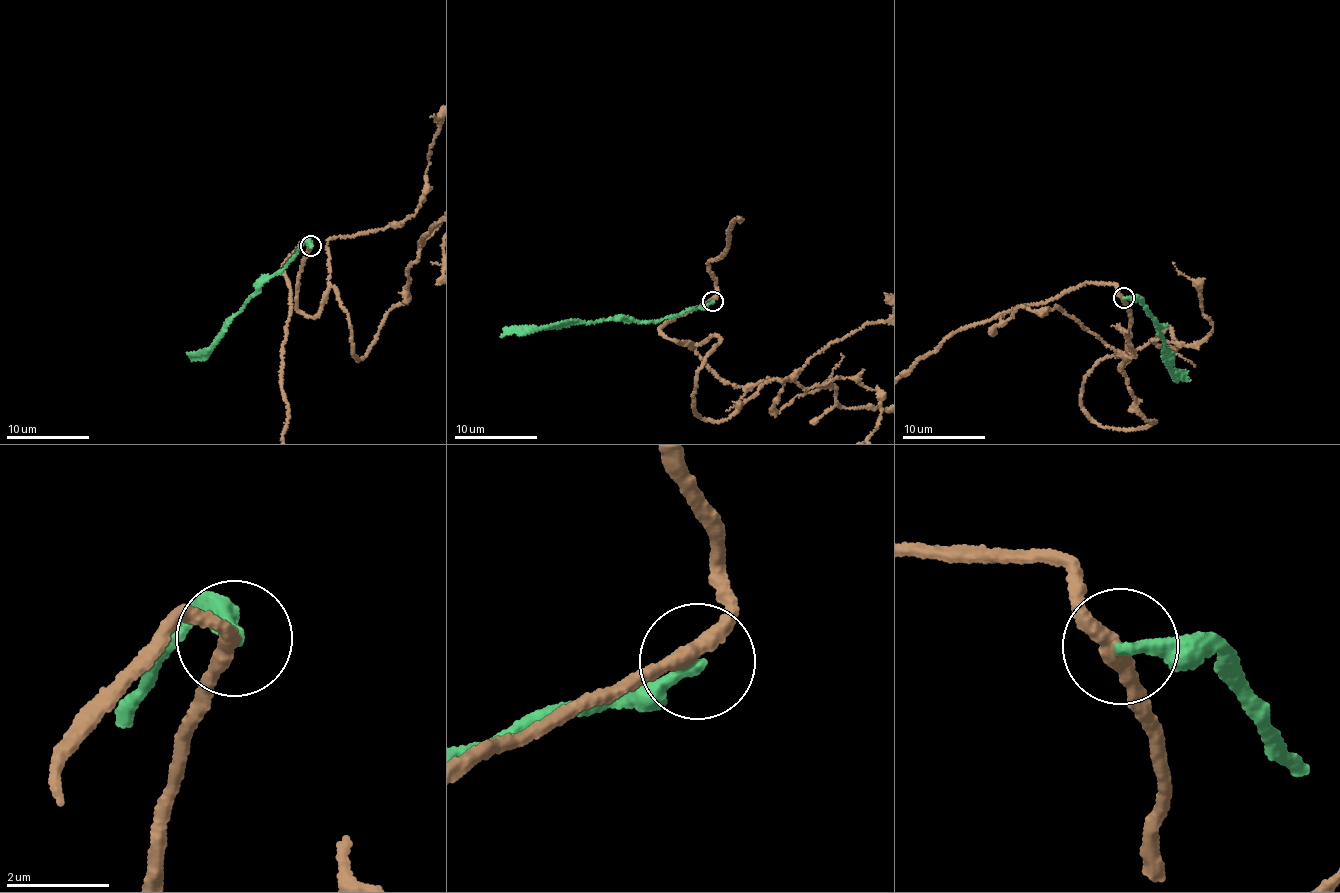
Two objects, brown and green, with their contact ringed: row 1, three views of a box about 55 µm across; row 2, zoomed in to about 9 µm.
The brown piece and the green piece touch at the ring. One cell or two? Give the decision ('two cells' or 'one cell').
two cells

